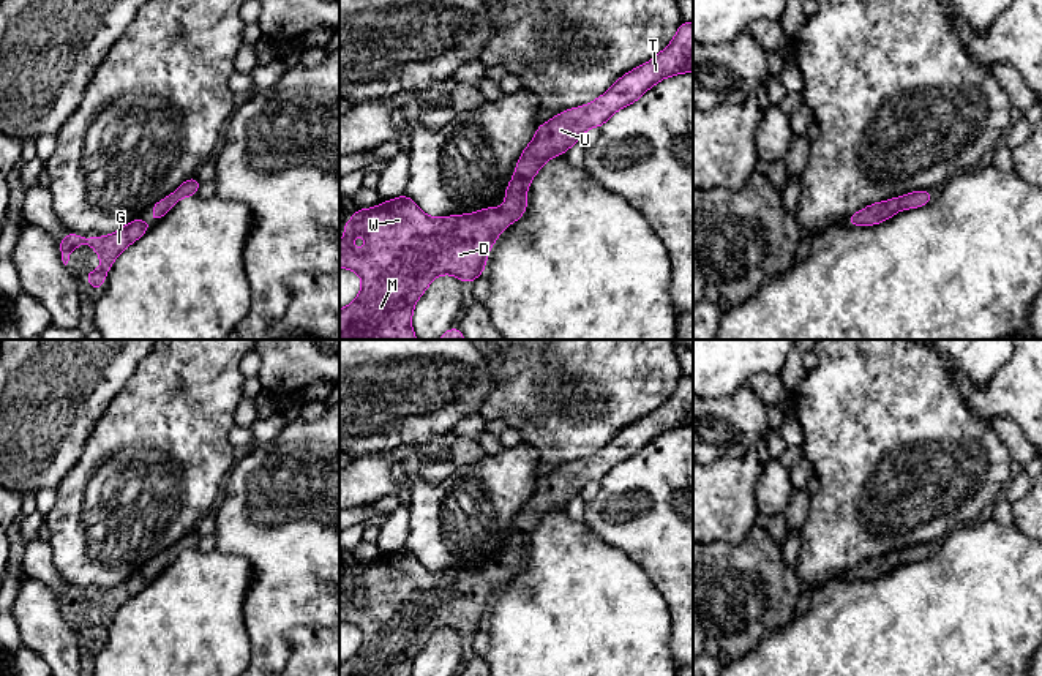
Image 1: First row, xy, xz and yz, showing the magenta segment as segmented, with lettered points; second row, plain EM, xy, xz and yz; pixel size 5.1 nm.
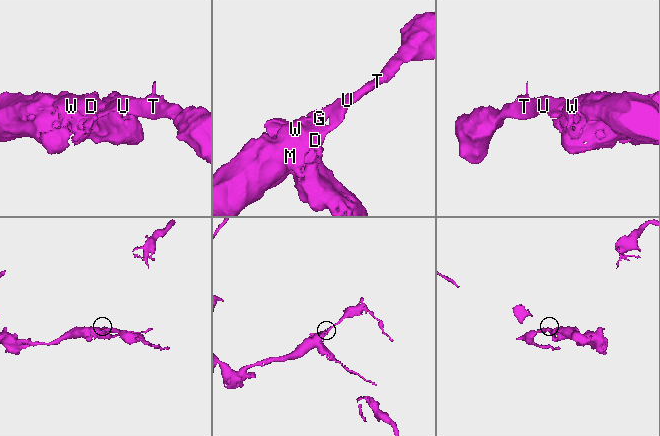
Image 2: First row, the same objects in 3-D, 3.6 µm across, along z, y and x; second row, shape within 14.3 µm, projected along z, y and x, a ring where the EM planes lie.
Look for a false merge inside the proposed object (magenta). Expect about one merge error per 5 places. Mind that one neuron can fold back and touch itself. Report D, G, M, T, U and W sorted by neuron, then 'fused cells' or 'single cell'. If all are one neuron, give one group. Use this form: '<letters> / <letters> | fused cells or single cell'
D G M T U W | single cell

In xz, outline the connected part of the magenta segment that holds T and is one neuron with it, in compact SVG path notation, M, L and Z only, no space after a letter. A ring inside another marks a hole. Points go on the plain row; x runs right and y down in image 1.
M684 374L674 393L658 409L620 430L600 452L586 460L559 466L553 474L538 479L534 494L523 504L513 532L505 542L504 562L486 561L475 567L431 572L407 548L384 554L374 562L357 562L343 580L339 621L357 625L363 640L358 651L349 660L339 663L339 676L412 676L412 663L417 654L436 630L455 629L464 638L482 630L496 592L526 567L527 539L546 513L564 509L573 498L579 496L587 482L603 480L614 466L638 455L658 434L692 425L693 376ZM354 586L363 588L366 592L363 607L354 605Z

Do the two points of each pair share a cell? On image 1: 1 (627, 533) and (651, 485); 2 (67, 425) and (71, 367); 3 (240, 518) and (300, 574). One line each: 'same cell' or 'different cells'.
1: same cell
2: same cell
3: same cell

